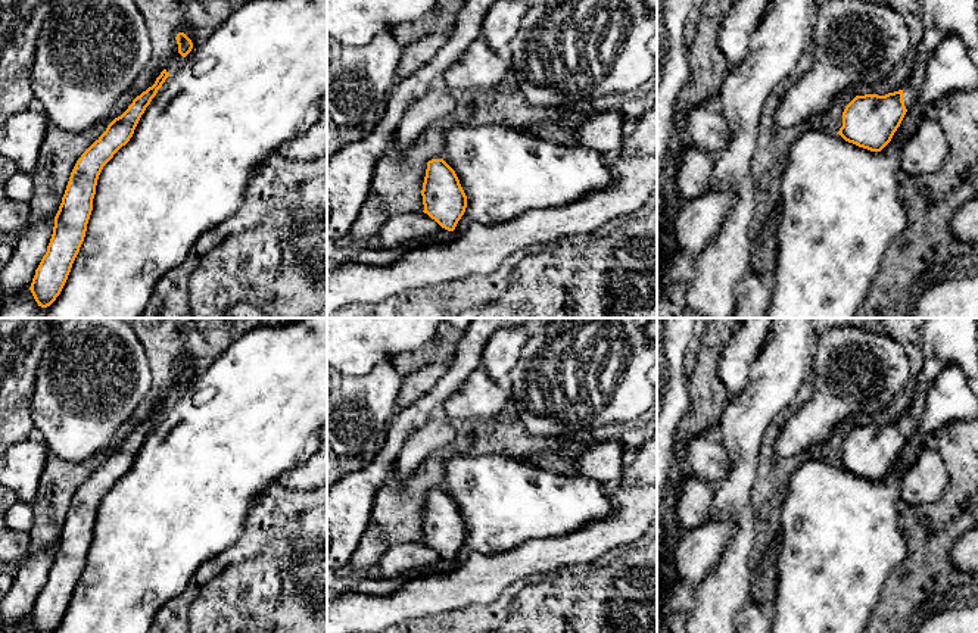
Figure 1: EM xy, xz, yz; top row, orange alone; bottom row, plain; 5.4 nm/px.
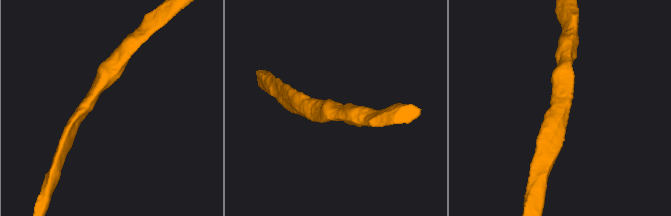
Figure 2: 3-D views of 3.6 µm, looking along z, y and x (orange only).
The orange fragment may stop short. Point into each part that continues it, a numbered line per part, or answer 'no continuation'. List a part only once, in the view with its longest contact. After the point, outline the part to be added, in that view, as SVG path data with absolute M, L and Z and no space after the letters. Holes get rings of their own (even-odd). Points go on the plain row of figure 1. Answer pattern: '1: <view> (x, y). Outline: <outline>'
no continuation

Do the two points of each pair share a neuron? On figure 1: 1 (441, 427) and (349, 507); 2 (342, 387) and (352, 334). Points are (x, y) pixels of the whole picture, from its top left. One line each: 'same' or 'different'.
1: different
2: different

